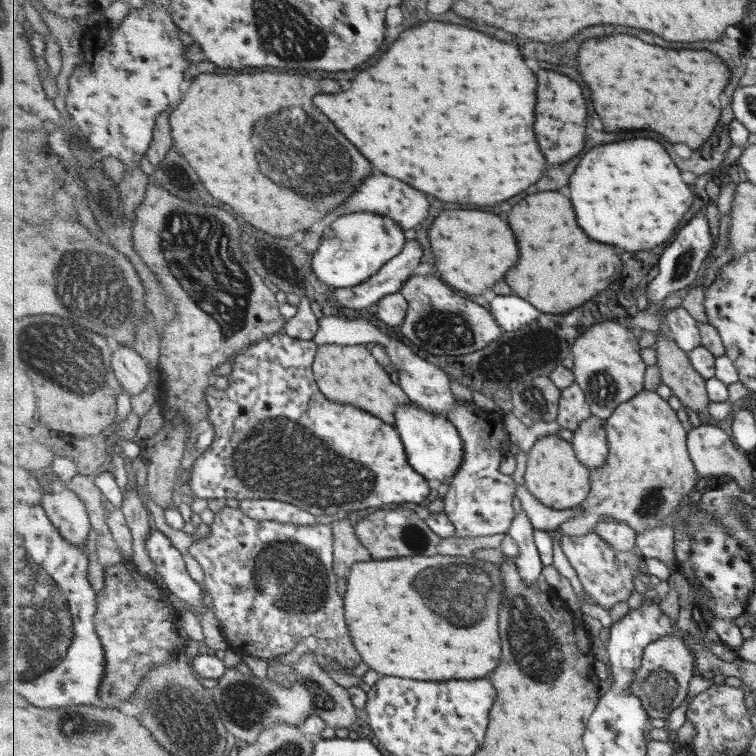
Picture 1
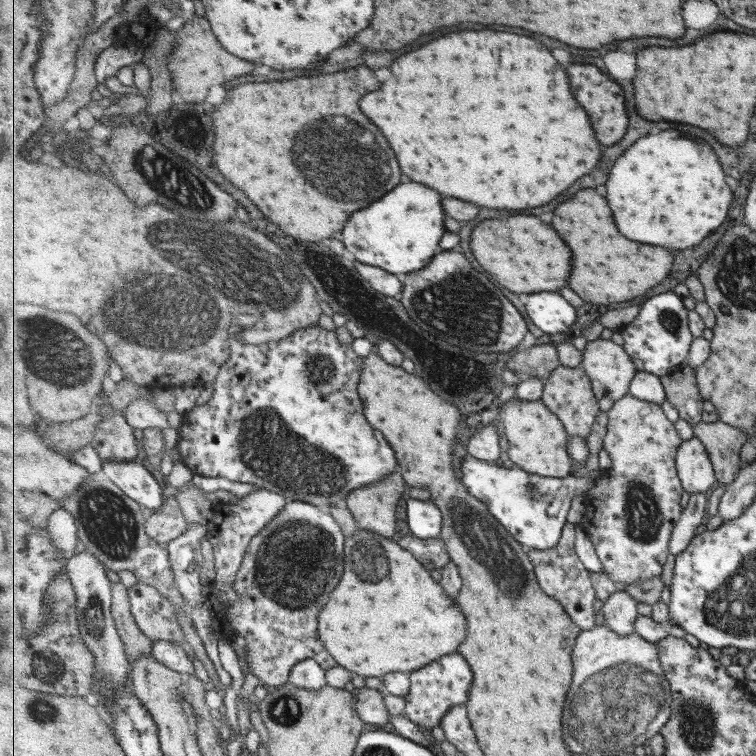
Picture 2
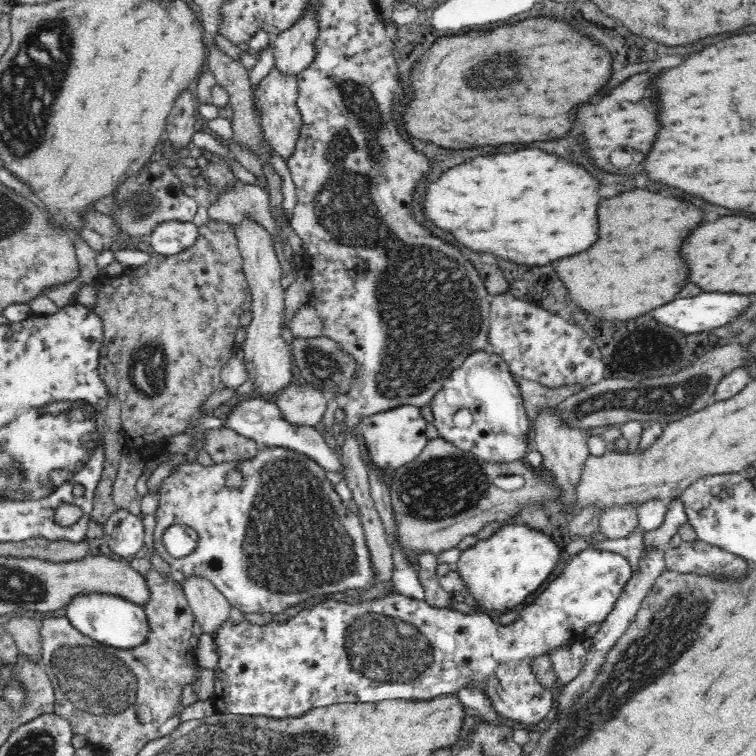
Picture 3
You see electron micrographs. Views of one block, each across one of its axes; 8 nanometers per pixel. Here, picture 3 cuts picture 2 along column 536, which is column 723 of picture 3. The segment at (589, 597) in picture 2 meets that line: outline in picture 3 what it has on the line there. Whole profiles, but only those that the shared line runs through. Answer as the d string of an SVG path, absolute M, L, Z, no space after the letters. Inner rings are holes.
M699 539L694 542L683 541L676 548L666 544L664 551L667 569L680 573L718 573L719 576L730 576L732 573L746 572L750 564L719 546Z

